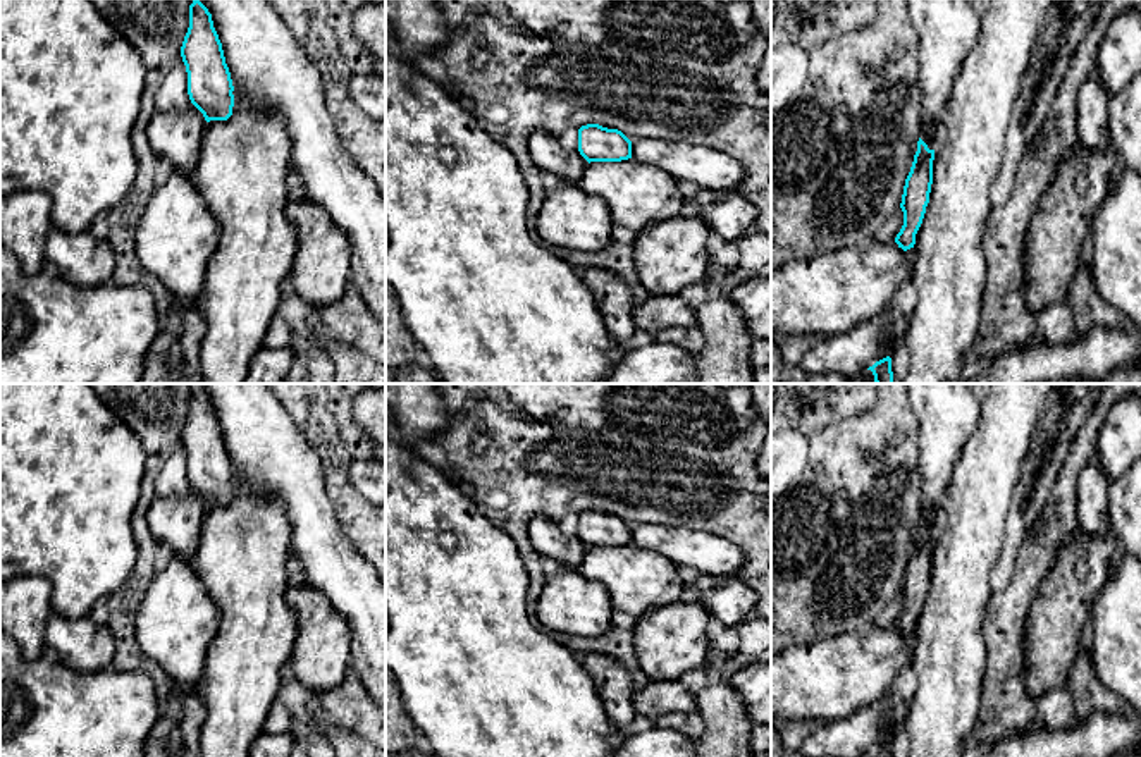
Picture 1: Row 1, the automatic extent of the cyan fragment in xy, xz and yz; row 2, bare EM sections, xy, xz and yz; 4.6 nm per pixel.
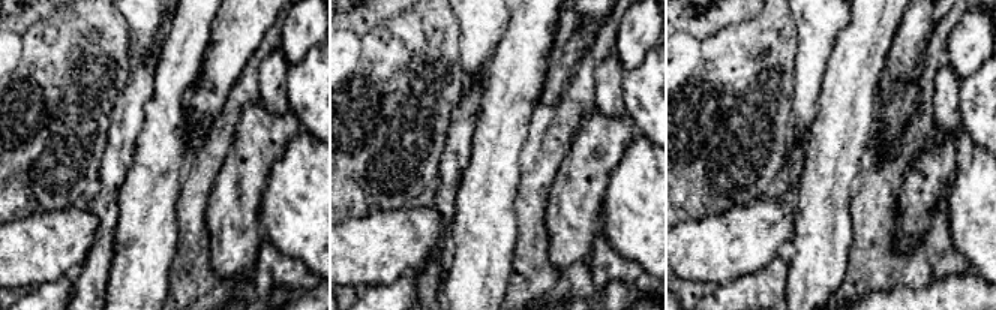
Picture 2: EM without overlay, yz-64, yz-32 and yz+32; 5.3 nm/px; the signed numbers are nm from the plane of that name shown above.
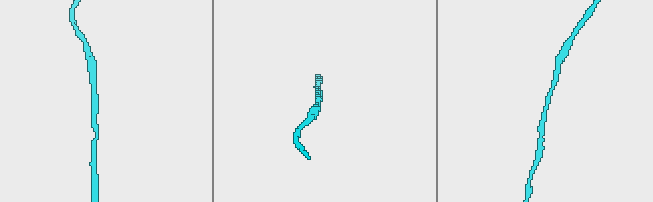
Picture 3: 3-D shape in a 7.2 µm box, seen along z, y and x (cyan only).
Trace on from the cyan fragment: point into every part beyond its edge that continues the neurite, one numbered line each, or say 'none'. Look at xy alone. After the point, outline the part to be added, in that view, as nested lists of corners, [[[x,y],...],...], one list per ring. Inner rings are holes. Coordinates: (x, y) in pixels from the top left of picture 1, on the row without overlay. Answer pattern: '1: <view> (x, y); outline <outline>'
none

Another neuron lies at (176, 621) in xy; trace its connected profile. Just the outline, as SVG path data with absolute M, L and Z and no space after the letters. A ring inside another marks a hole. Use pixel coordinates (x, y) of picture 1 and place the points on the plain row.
M193 489L182 499L153 495L146 513L150 533L172 547L172 557L150 580L134 618L139 649L184 693L198 692L219 626L219 607L194 568L205 511Z

